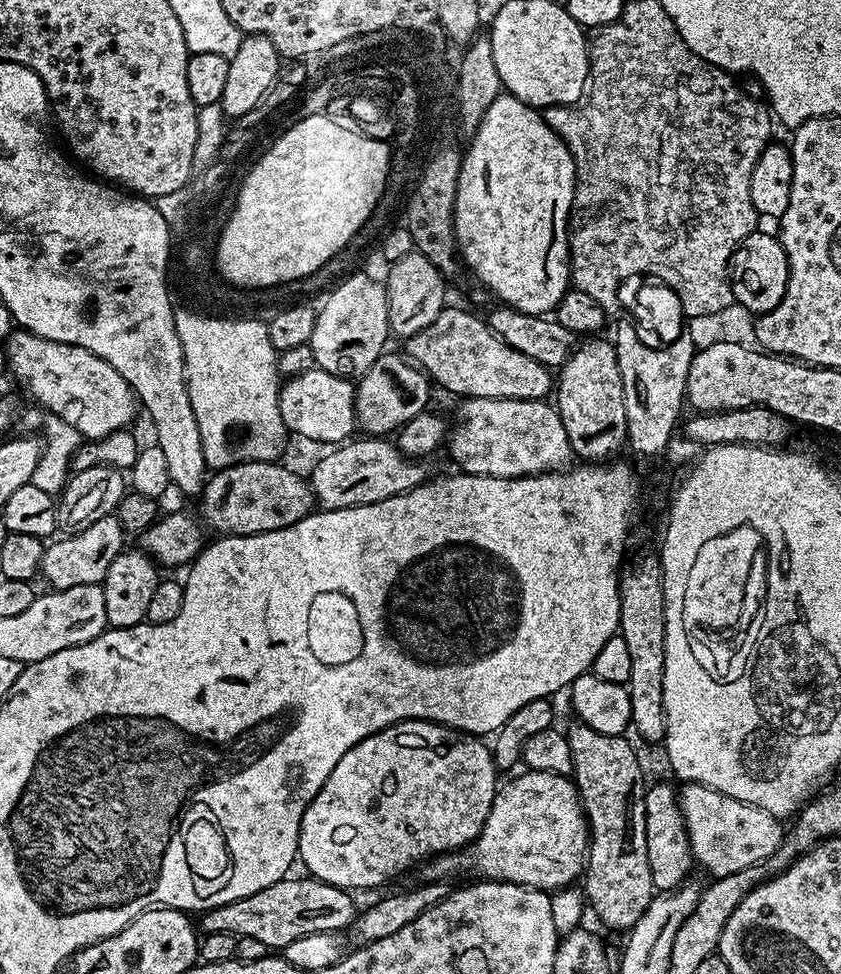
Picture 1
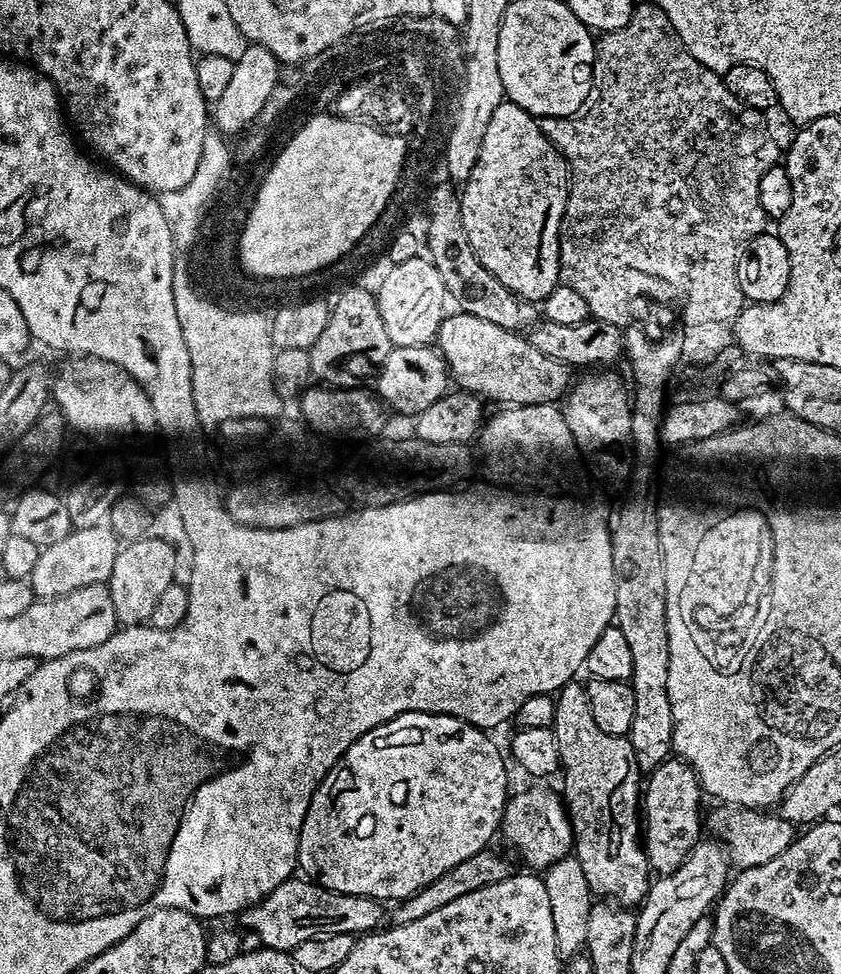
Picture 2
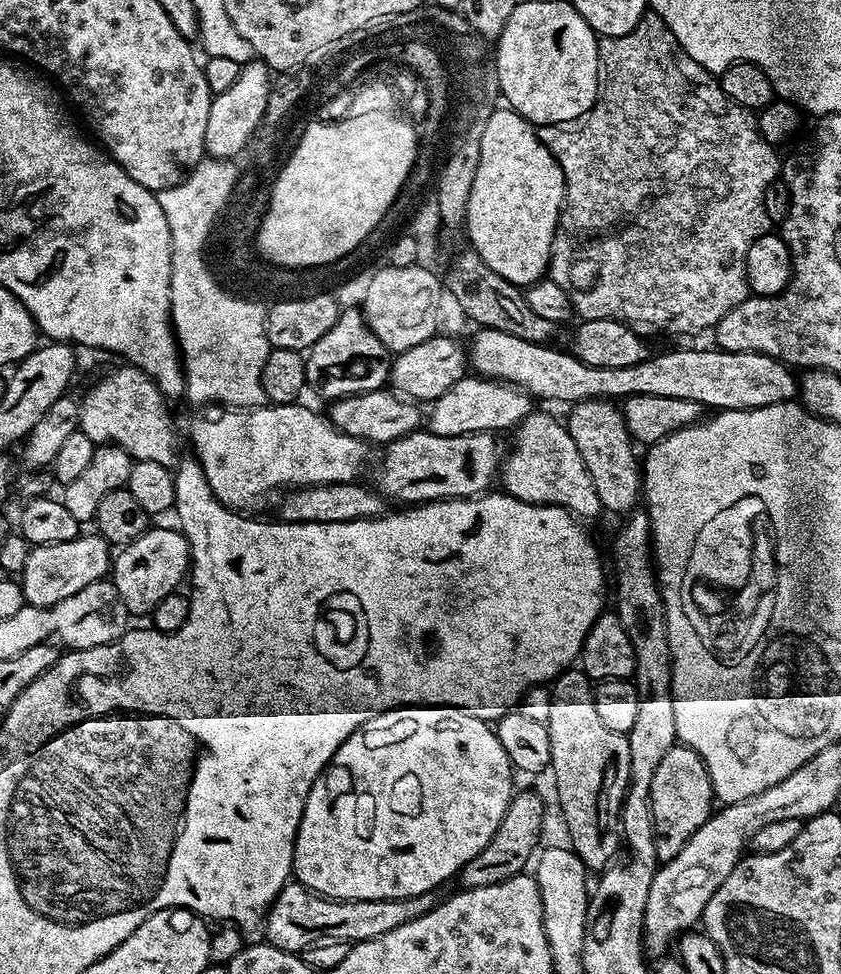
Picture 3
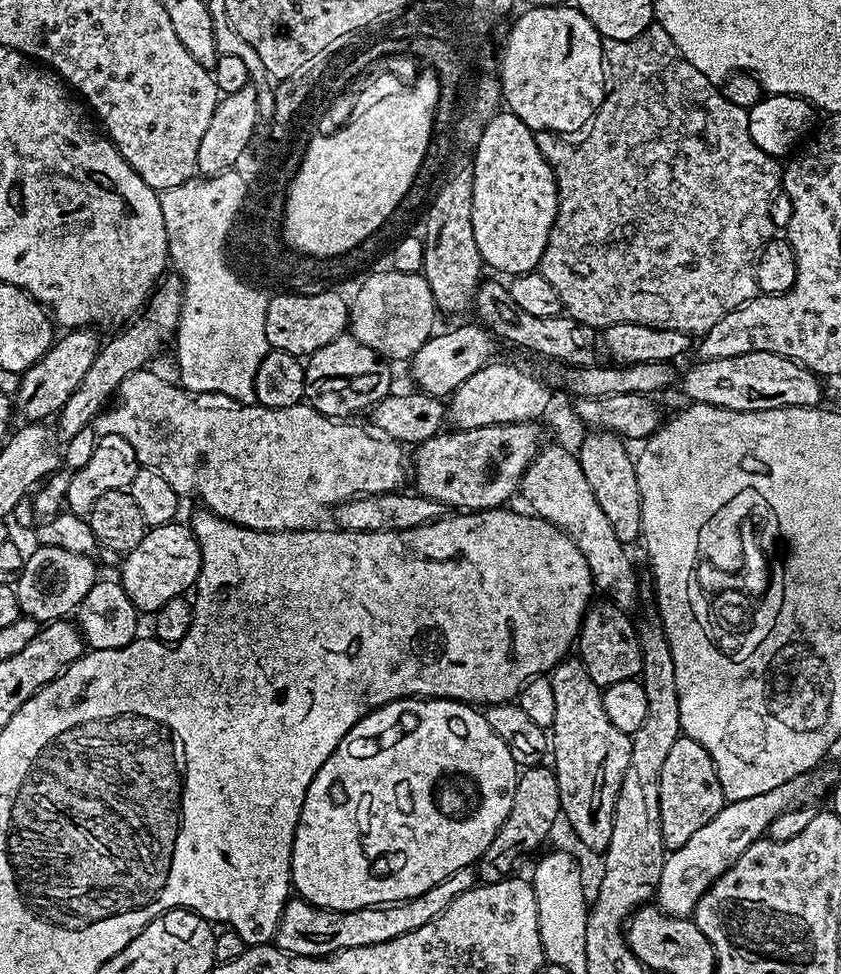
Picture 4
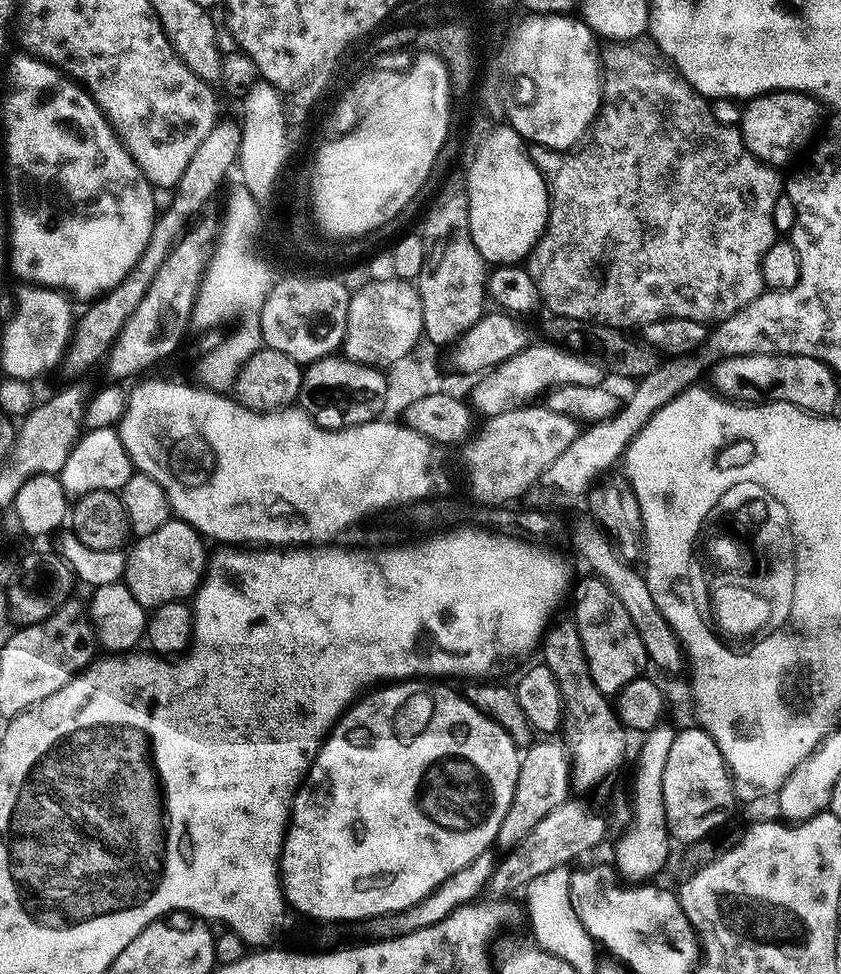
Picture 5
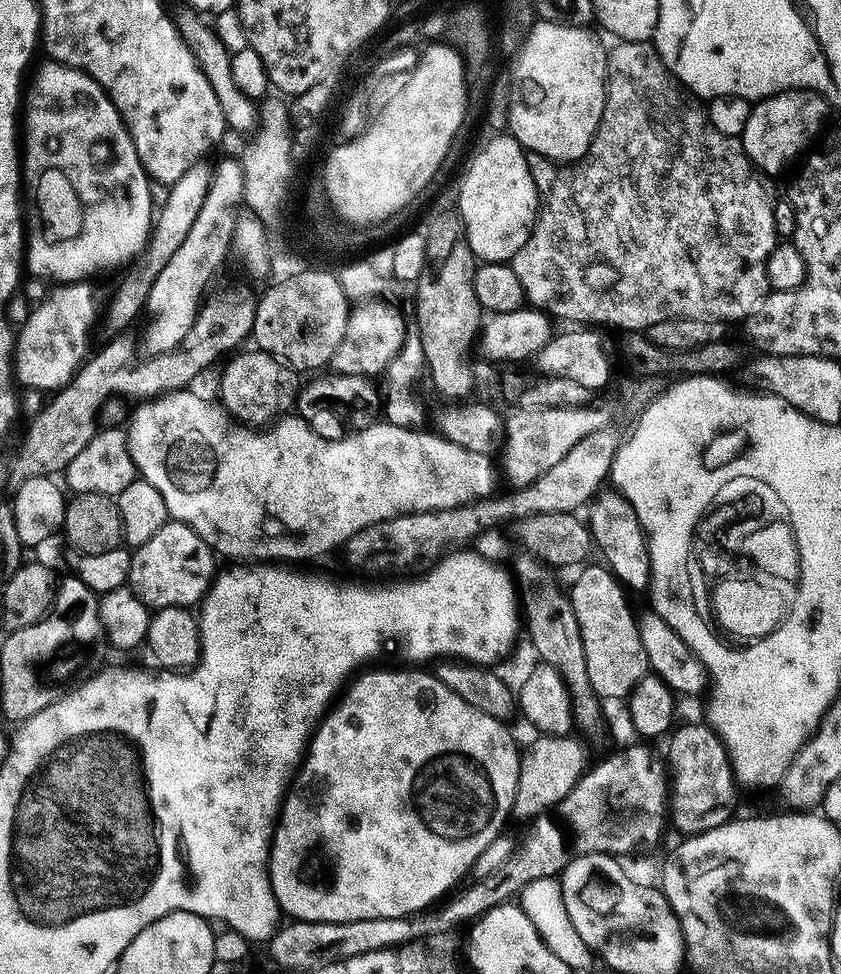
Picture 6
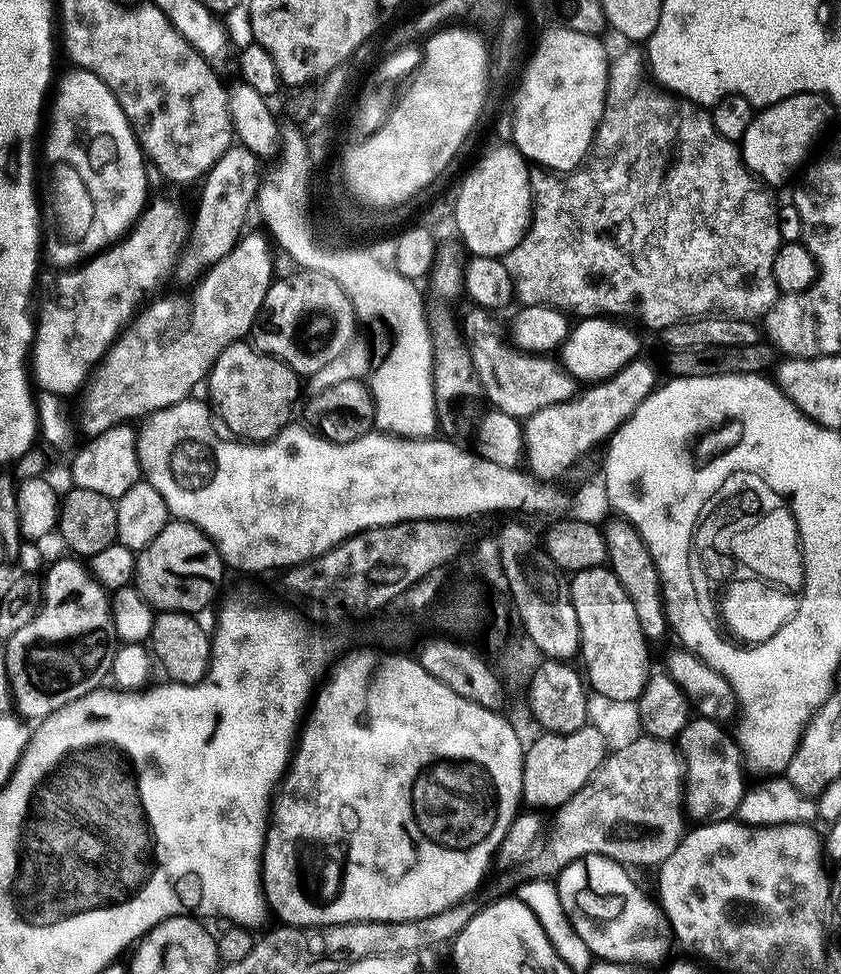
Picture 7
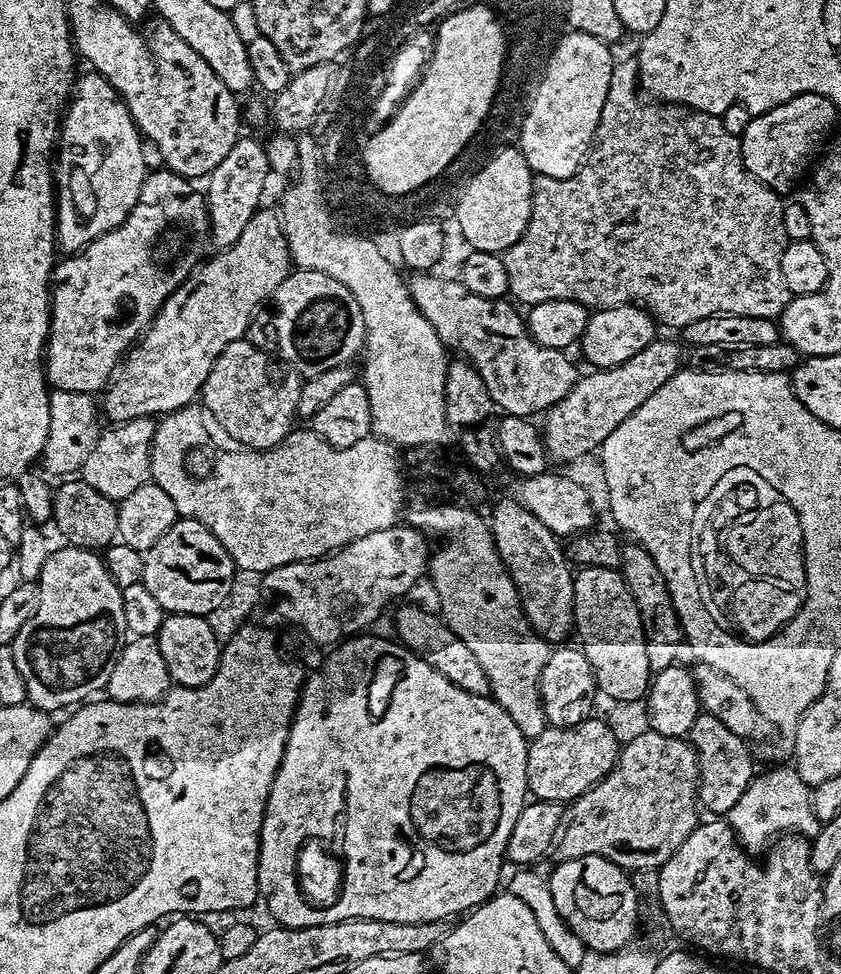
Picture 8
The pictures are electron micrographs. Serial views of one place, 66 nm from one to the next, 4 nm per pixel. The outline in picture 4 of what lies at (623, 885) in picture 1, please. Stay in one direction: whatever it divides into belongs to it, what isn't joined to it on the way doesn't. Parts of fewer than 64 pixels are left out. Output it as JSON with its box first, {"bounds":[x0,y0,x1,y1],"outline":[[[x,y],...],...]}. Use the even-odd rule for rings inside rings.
{"bounds":[550,658,632,848],"outline":[[[565,658],[552,669],[554,686],[554,722],[550,729],[550,760],[554,765],[560,811],[568,819],[572,832],[588,848],[608,847],[614,826],[614,810],[626,766],[630,766],[632,737],[618,730],[606,718],[602,706],[603,691],[586,674],[586,666],[578,658]]]}

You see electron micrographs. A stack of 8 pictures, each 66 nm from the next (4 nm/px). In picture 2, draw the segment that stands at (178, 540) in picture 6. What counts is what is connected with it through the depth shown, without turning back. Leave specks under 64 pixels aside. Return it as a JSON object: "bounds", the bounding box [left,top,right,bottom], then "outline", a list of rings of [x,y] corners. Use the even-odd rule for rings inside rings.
{"bounds":[106,534,176,626],"outline":[[[149,534],[143,540],[127,541],[114,558],[114,570],[110,570],[110,578],[106,581],[117,621],[124,626],[147,625],[159,596],[165,592],[166,586],[173,584],[176,579],[176,552],[166,541],[159,540],[155,534]]]}

